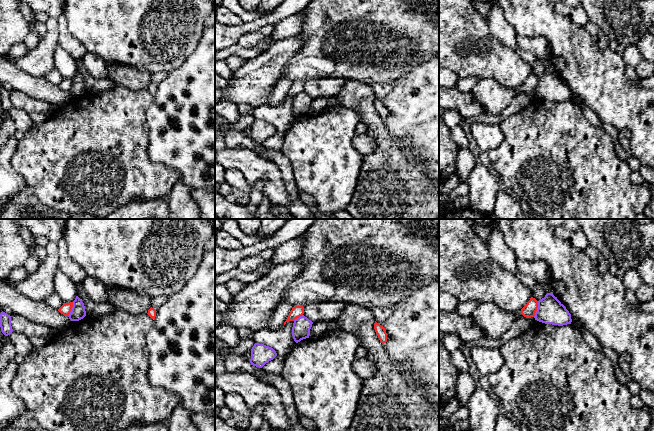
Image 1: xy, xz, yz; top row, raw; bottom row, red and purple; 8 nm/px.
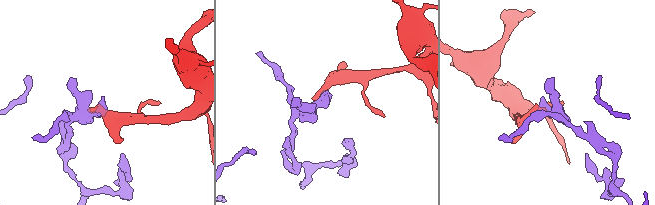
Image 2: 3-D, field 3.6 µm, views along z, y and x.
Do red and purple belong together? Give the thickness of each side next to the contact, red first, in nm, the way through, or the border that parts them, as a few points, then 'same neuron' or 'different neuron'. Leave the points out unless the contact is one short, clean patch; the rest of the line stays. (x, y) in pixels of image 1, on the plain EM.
calibres 110 and 200 nm; border yz (538, 77), (538, 83), (533, 92); different neuron

